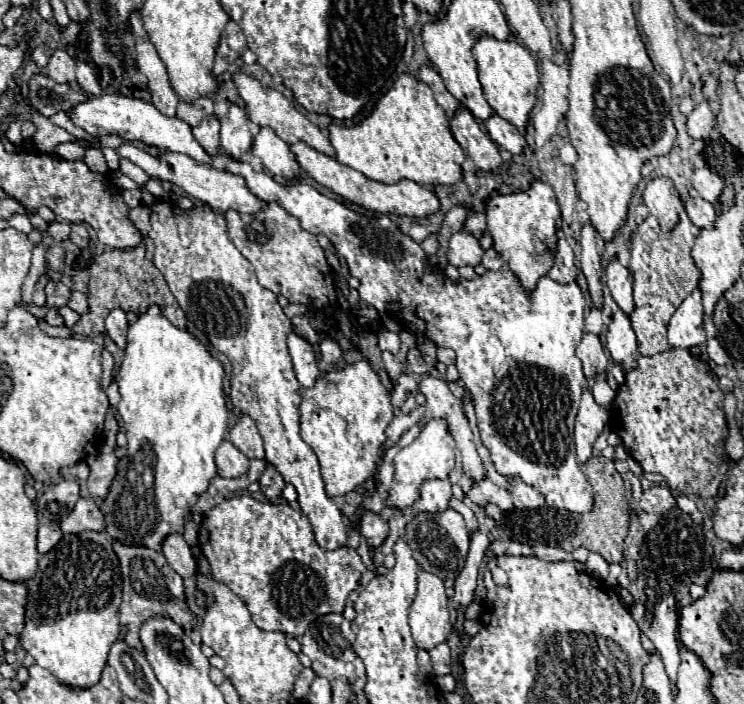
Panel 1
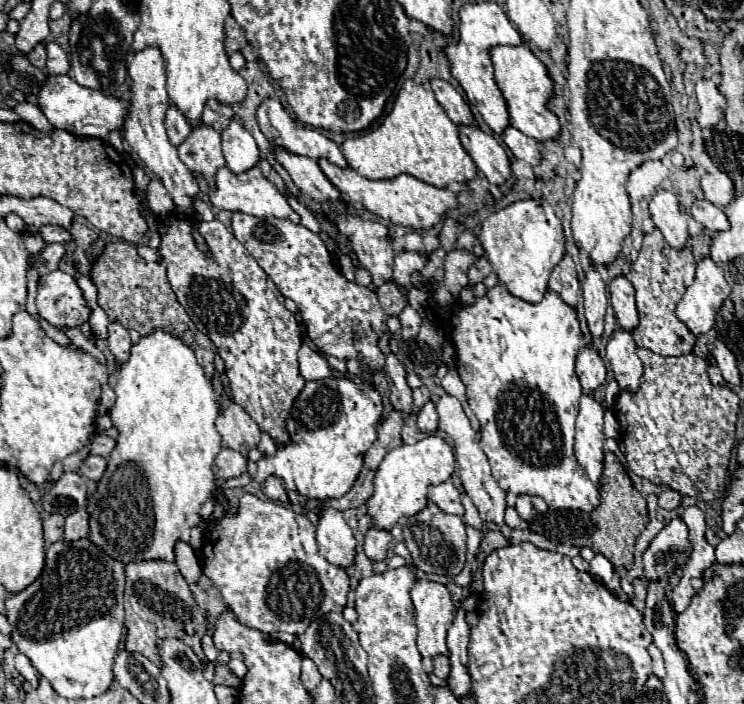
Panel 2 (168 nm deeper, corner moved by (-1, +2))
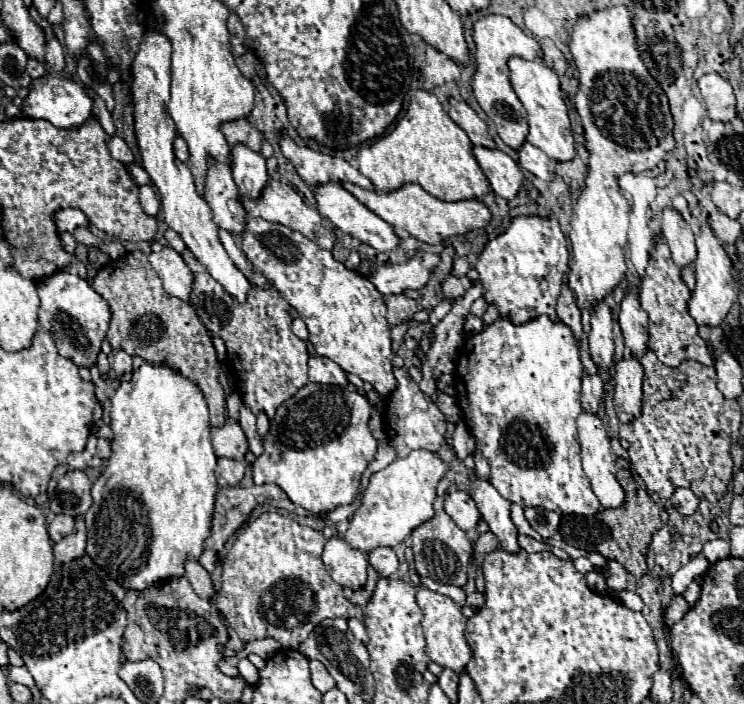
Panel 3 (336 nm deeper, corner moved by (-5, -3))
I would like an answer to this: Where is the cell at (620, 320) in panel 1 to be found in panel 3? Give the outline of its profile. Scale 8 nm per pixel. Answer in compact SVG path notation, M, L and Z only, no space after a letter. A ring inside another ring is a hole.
M631 354L623 356L615 364L615 412L619 422L631 422L641 414L641 398L643 398L643 366L641 362Z

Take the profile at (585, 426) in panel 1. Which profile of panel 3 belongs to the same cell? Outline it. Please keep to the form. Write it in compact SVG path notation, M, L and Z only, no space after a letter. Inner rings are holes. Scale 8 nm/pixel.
M583 412L577 418L577 430L579 430L583 470L585 470L587 478L591 480L591 488L593 488L595 496L599 498L603 508L619 508L625 500L625 494L623 494L621 484L615 478L615 464L613 464L613 456L611 456L611 444L609 444L609 436L607 436L607 430L605 430L601 418L597 414Z

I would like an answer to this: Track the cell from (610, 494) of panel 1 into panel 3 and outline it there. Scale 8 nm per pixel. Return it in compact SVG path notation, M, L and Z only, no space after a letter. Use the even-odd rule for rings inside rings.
M627 468L617 470L617 480L625 490L623 506L615 510L599 510L595 516L573 516L573 522L567 520L559 526L559 534L567 544L587 552L599 552L605 558L619 562L635 578L641 578L645 574L645 544L649 544L653 532L665 524L665 510L661 504L651 500L644 488L638 488Z

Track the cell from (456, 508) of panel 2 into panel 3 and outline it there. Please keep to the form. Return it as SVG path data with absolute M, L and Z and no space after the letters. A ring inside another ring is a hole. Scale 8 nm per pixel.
M451 492L445 496L445 512L453 518L453 522L461 528L461 530L471 530L477 526L477 522L481 520L481 514L473 502L473 498L467 492Z

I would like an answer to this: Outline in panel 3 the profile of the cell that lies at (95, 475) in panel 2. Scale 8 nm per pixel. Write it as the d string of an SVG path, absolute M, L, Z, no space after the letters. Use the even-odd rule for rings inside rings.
M91 436L91 438L87 440L85 450L83 450L83 452L75 452L73 456L69 456L67 464L69 464L71 468L75 468L75 470L87 470L87 468L97 468L97 466L101 466L103 462L101 462L101 458L97 456L95 446L97 446L97 438Z

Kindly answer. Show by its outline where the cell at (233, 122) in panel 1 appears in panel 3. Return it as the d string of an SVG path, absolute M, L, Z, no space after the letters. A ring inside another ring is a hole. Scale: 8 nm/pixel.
M245 144L231 146L231 168L239 192L249 198L257 198L269 180L265 158Z

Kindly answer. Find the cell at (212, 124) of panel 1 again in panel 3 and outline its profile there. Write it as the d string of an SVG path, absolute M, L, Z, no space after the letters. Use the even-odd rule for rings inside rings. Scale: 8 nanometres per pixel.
M209 158L207 164L209 170L205 176L203 194L213 210L213 222L219 228L241 234L247 220L247 212L245 208L241 208L241 202L237 200L239 190L231 178L231 166L217 162L215 158Z

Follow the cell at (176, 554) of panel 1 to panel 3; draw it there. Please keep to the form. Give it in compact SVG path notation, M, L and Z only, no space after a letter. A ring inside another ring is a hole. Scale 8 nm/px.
M187 560L185 562L185 576L191 582L193 590L201 596L201 598L211 598L213 596L213 584L209 578L209 572L195 560Z

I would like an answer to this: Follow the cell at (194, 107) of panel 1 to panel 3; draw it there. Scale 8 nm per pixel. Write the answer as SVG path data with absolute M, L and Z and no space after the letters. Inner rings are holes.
M239 118L239 120L231 120L231 122L221 124L221 132L223 132L225 140L229 142L229 146L243 142L249 148L253 148L255 152L261 150L261 134L247 118Z

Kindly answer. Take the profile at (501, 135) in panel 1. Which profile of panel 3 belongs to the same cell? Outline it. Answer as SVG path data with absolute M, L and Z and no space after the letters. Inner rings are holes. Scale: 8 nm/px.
M529 142L519 148L519 166L545 182L551 182L555 176L555 162Z

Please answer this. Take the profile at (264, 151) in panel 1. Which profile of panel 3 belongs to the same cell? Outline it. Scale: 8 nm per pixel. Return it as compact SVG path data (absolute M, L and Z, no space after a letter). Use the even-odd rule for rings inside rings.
M327 182L327 184L317 184L313 188L313 194L317 198L317 210L321 216L327 216L333 226L337 226L339 230L351 234L353 238L373 246L375 250L381 250L381 252L389 252L389 250L395 250L397 244L399 244L399 238L393 230L391 224L387 224L385 220L381 220L377 214L373 214L369 208L365 208L353 194L349 194L341 184L337 182Z

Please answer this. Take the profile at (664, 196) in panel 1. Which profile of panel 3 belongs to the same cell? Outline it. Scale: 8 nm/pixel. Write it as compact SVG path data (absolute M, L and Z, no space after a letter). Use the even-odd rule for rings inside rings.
M675 208L663 210L661 234L663 234L663 238L671 250L671 256L679 268L683 268L695 260L695 256L697 256L695 236L691 232L691 226L681 218L681 214Z

